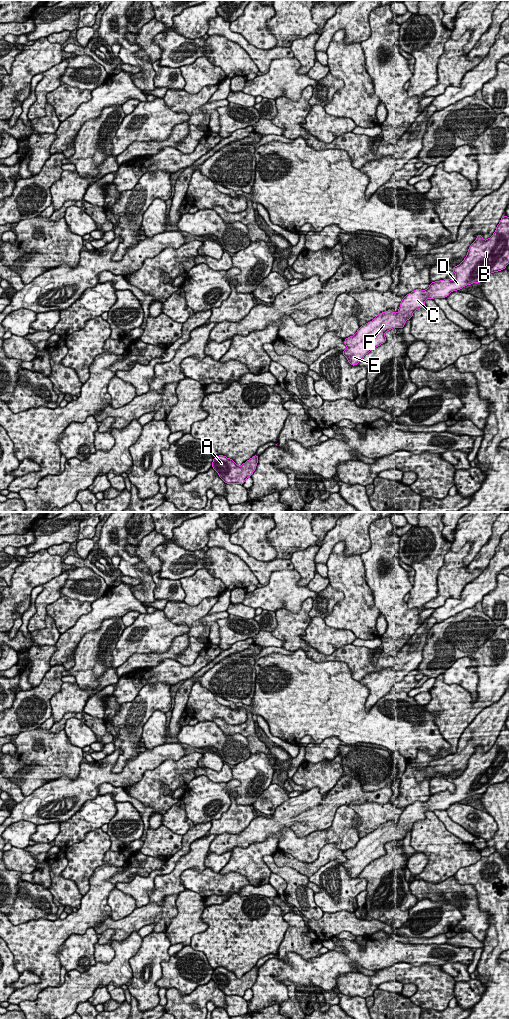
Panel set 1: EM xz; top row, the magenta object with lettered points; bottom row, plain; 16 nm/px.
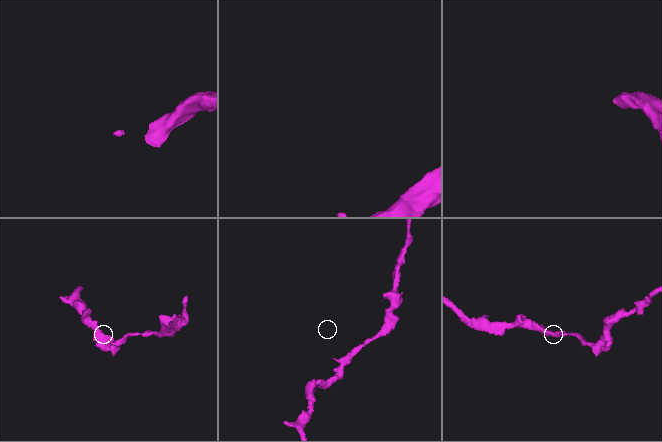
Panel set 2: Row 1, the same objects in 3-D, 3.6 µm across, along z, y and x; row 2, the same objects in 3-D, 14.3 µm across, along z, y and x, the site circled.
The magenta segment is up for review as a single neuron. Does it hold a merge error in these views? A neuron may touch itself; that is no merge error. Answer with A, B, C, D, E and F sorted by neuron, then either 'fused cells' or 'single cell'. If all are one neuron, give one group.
groups A B C D E F; single cell

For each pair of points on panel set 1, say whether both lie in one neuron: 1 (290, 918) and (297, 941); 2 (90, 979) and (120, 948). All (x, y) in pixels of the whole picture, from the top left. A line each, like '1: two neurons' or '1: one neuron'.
1: one neuron
2: one neuron

